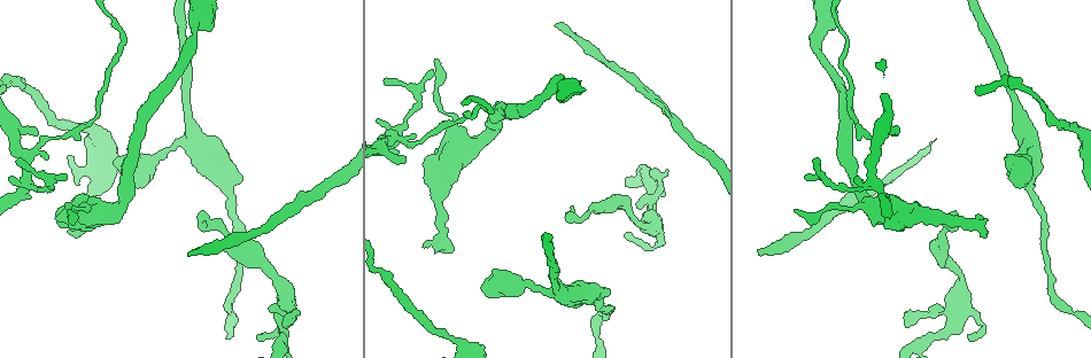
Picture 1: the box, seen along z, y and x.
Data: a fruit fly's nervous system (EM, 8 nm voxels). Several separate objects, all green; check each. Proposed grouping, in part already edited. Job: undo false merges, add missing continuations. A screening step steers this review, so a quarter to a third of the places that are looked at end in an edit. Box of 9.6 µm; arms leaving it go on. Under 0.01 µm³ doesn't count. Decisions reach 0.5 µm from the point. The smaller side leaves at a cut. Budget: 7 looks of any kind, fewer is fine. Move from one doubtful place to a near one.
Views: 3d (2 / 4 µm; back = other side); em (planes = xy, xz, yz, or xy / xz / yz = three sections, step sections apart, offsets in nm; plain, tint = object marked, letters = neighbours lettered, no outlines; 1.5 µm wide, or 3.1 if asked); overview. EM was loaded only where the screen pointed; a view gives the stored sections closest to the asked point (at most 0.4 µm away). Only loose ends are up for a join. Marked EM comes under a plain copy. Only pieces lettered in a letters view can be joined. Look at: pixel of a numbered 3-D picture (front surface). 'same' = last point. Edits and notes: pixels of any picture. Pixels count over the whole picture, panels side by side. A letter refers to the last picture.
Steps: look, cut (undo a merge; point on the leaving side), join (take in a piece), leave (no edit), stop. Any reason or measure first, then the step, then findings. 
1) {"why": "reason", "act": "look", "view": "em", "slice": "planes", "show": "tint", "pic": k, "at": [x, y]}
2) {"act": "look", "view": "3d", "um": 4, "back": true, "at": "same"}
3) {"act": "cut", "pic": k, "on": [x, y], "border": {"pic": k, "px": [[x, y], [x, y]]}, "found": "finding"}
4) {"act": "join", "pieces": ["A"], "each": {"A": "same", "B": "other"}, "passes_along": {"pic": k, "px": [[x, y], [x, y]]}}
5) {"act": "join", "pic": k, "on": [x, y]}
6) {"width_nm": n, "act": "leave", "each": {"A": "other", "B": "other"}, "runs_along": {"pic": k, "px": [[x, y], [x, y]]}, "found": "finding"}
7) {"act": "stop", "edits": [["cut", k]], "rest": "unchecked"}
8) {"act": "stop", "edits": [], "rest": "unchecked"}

{"why": "branch stops here", "act": "look", "view": "3d", "um": 2, "pic": 1, "at": [423, 245]}

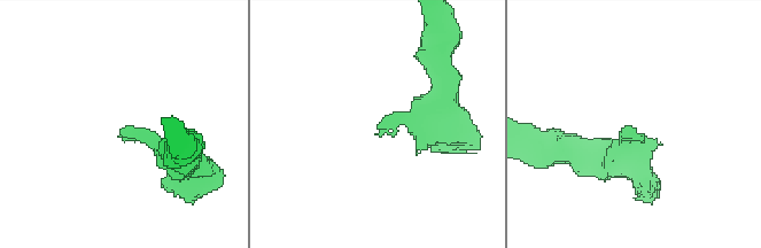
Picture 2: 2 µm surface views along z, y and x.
{"act": "look", "view": "em", "slice": "xy", "step": 4, "show": "tint", "pic": 2, "at": [123, 128]}

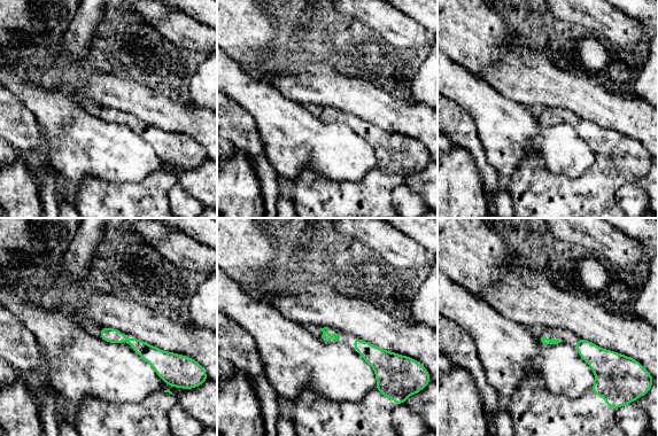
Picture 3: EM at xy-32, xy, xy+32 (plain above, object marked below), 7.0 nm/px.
{"why": "another direction", "act": "look", "view": "em", "slice": "planes", "show": "letters", "at": "same"}

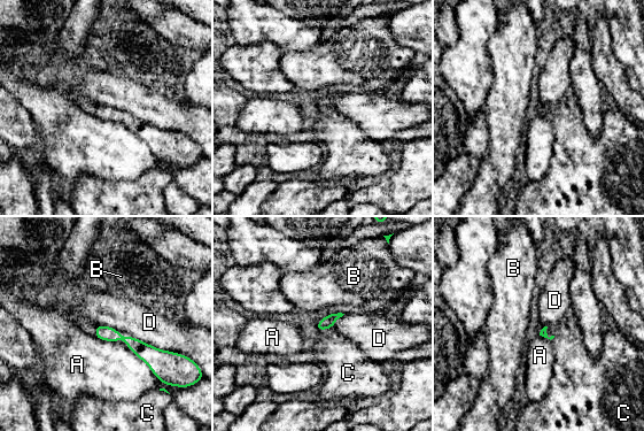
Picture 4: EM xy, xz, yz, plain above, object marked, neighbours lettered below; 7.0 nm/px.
{"act": "join", "pieces": ["C"], "each": {"A": "other", "B": "other", "C": "same", "D": "other"}, "passes_along": {"pic": 4, "px": [[543, 332], [546, 333], [571, 356]]}, "found": "the neuron continues"}

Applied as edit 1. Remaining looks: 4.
{"act": "look", "view": "overview"}

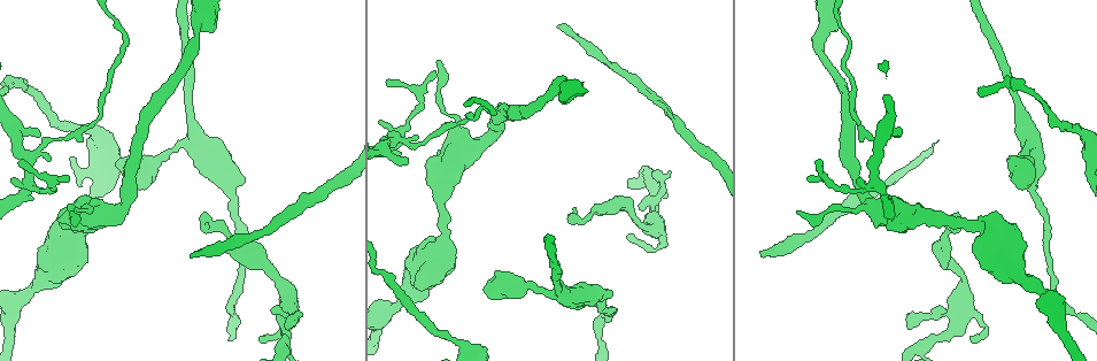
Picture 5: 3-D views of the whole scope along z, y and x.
{"why": "abrupt turn", "act": "look", "view": "em", "slice": "planes", "show": "letters", "pic": 5, "at": [83, 212]}

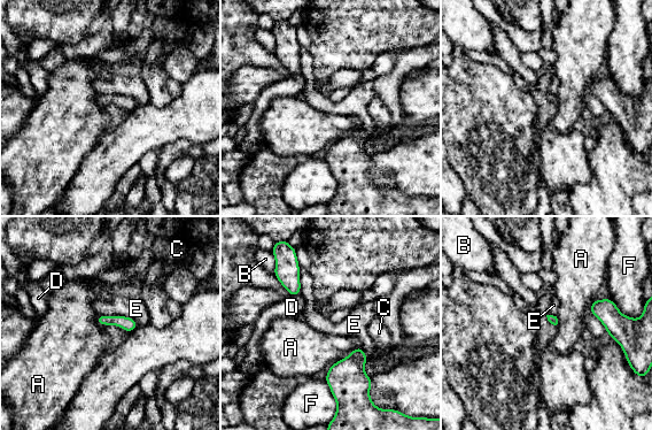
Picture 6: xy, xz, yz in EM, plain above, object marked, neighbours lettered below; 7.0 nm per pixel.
{"act": "leave", "each": {"A": "other", "B": "other", "C": "other", "D": "other", "E": "other", "F": "other"}, "border": {"pic": 6, "px": [[359, 344], [346, 356], [332, 365]]}, "found": "continuous, no second neuron"}

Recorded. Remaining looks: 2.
{"act": "stop", "edits": [["join", 4]], "rest": "unchecked"}

